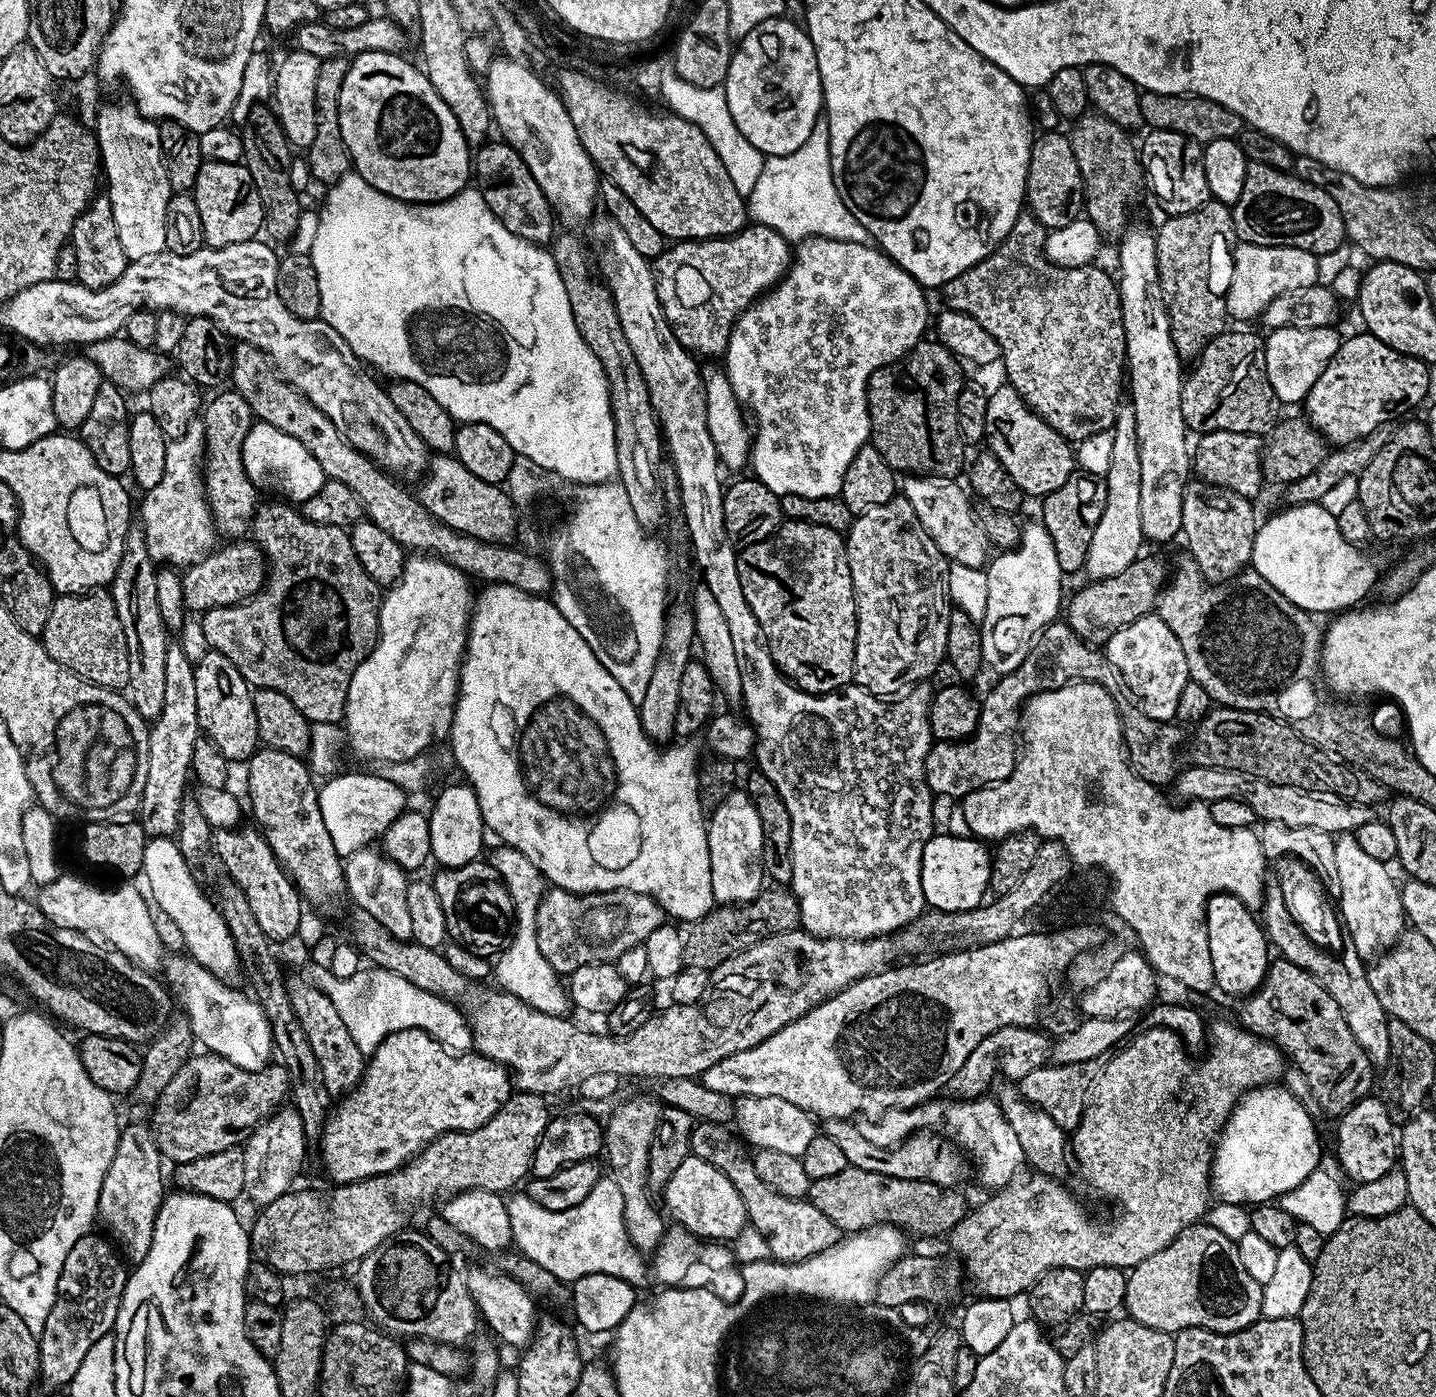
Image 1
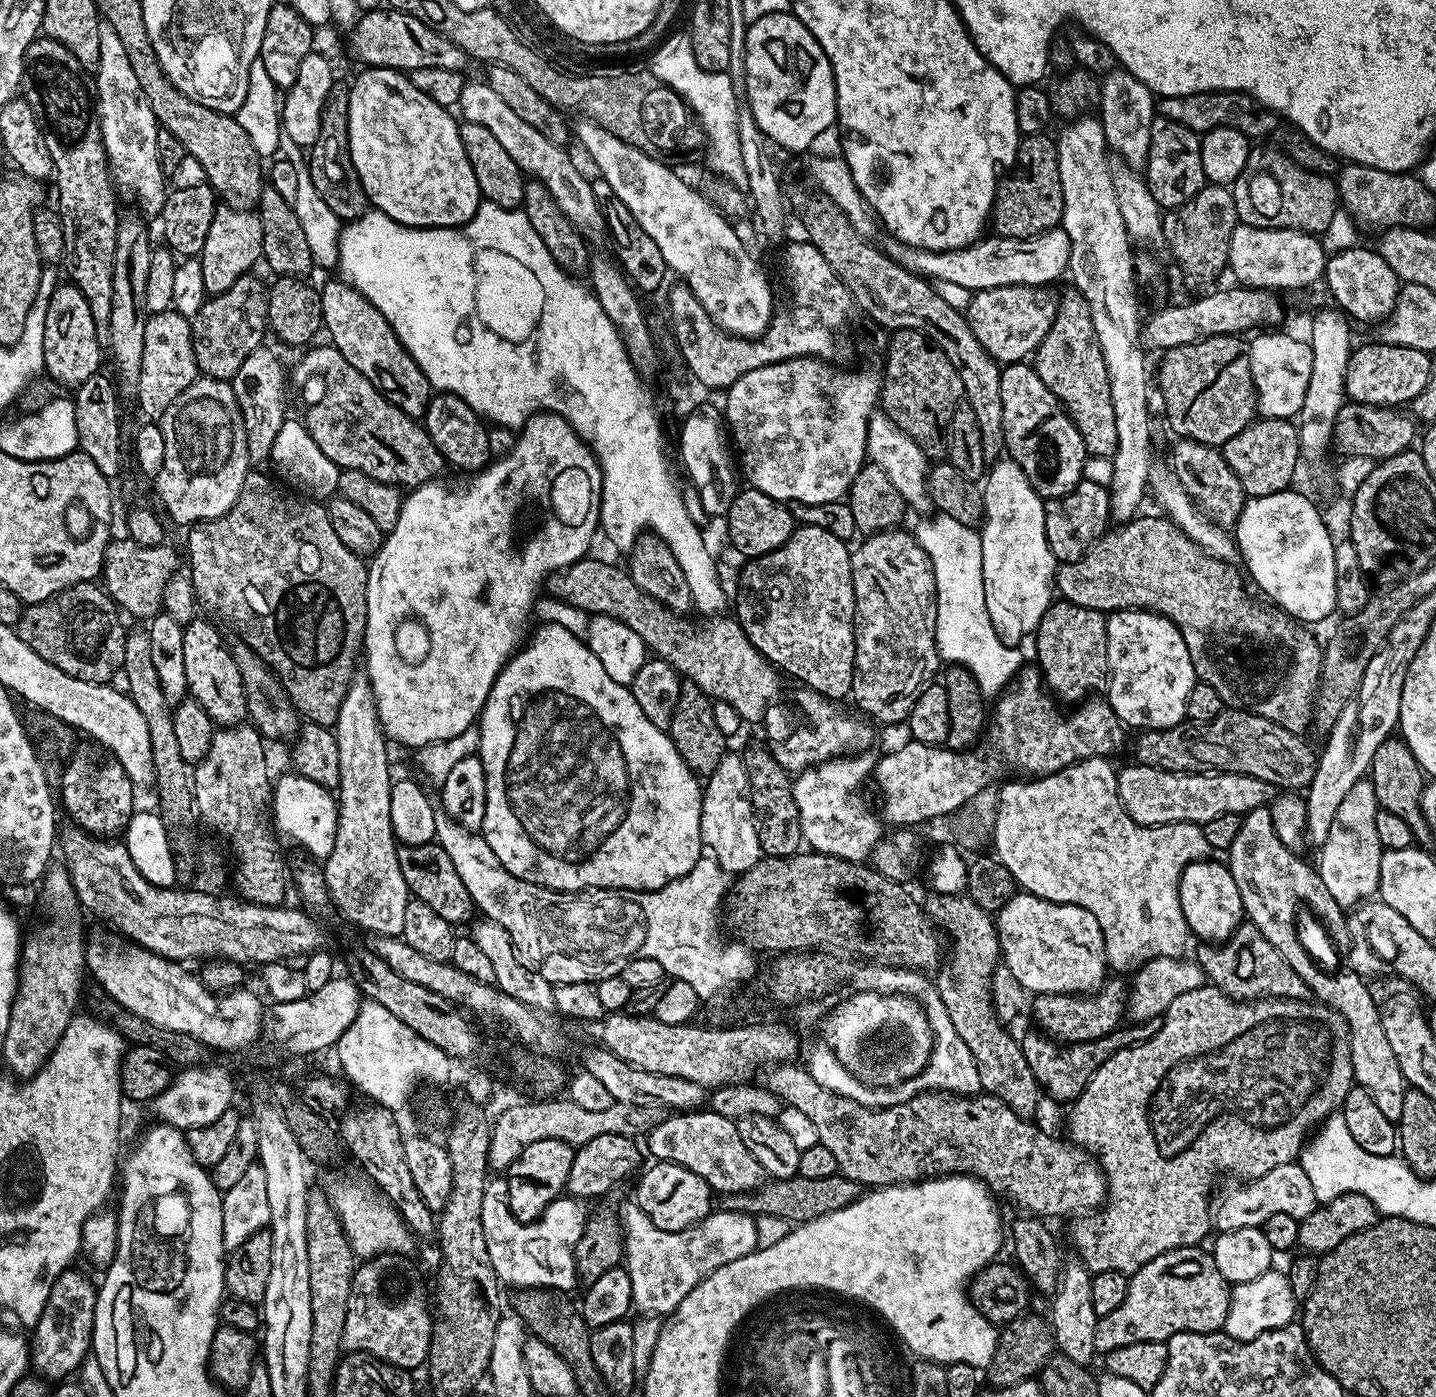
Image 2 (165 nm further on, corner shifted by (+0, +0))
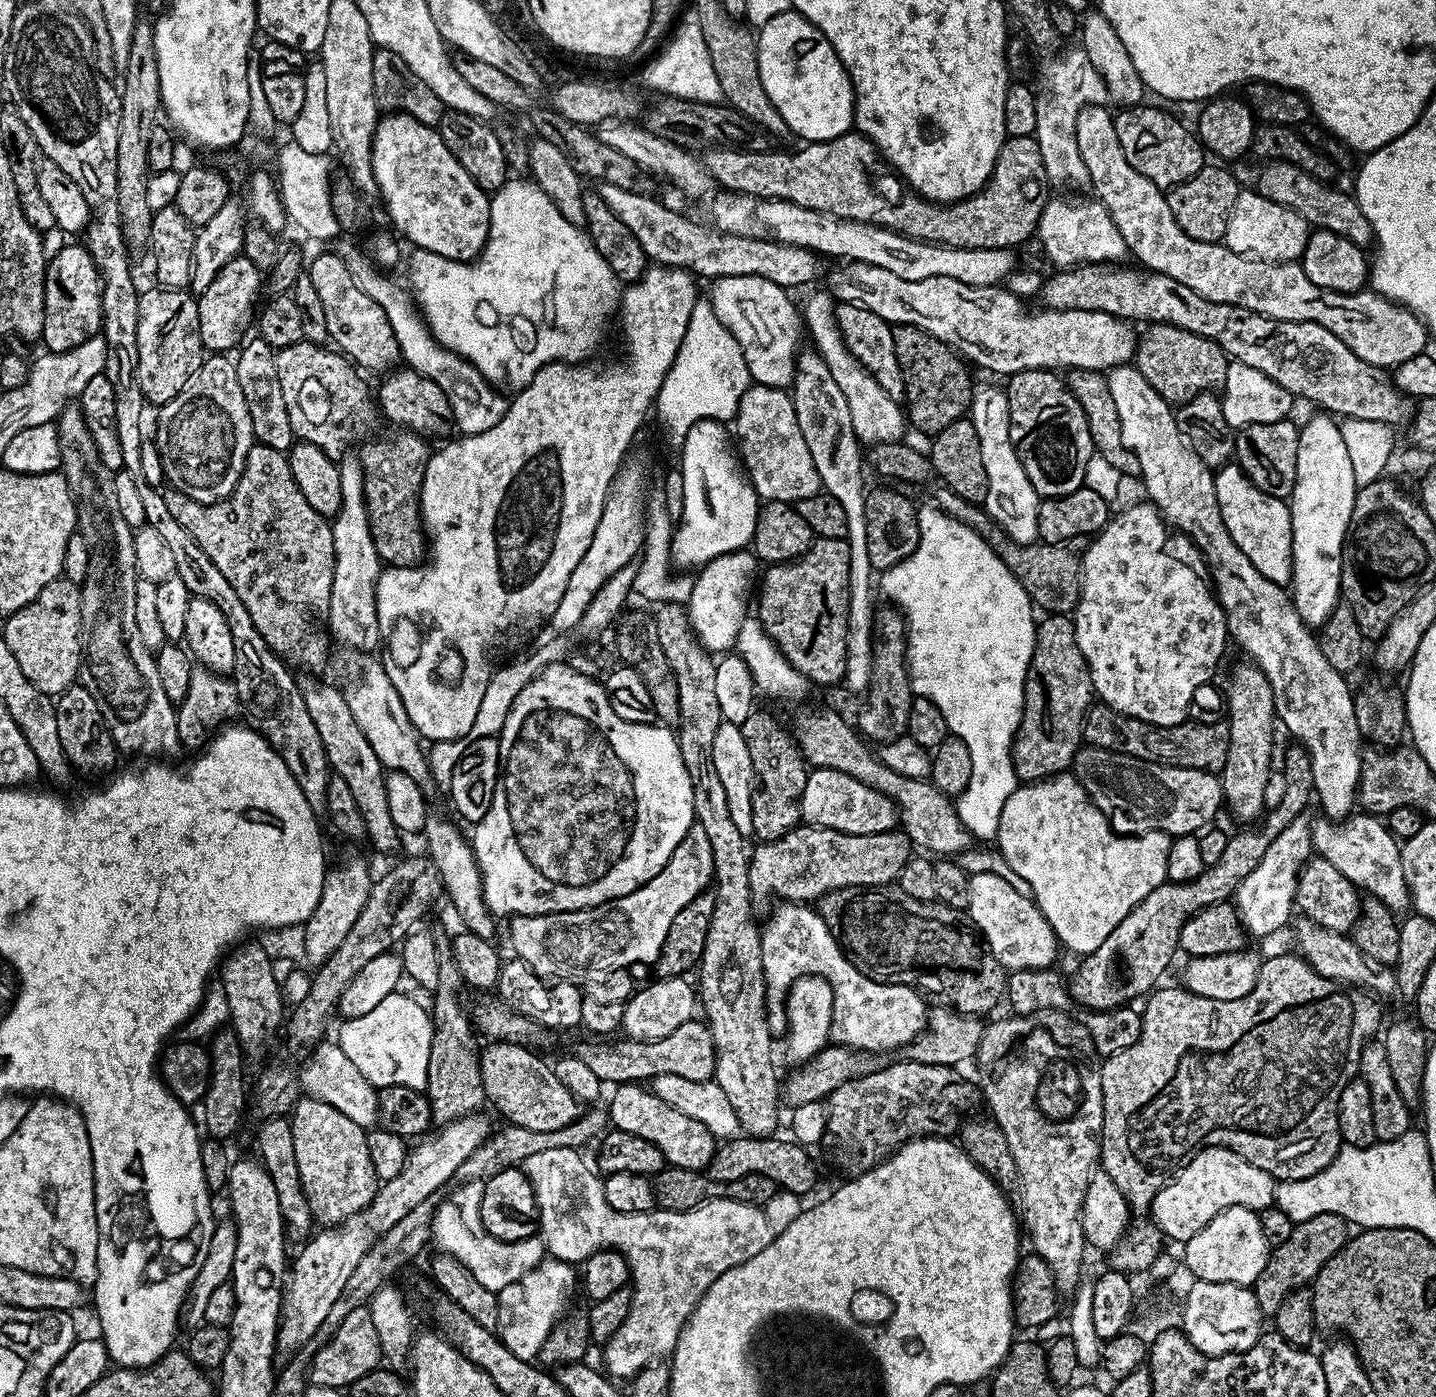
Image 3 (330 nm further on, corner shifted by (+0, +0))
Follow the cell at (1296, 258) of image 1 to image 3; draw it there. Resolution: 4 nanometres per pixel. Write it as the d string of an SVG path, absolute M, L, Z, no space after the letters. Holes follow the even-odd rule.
M1246 188L1239 191L1233 204L1222 242L1240 256L1268 263L1293 263L1303 257L1309 235L1309 224L1296 211Z

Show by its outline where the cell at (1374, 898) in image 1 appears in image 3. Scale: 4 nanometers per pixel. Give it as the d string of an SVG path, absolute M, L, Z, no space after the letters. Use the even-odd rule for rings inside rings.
M1135 366L1113 368L1107 373L1106 379L1110 386L1110 398L1114 398L1114 406L1118 410L1124 445L1135 452L1138 458L1139 479L1144 480L1144 488L1148 491L1147 499L1155 504L1161 517L1171 527L1173 524L1178 531L1192 536L1193 542L1200 547L1200 552L1208 563L1207 575L1210 577L1211 587L1216 599L1220 601L1228 623L1229 637L1235 643L1237 640L1252 655L1249 656L1251 663L1260 668L1262 674L1266 674L1266 682L1270 682L1270 690L1274 690L1277 721L1283 727L1284 724L1288 727L1290 735L1300 736L1299 743L1308 749L1308 756L1312 760L1312 787L1315 795L1320 795L1320 804L1324 807L1323 815L1333 822L1343 821L1353 815L1358 804L1362 763L1362 737L1356 721L1353 689L1348 689L1348 684L1344 681L1347 680L1345 675L1334 670L1334 666L1330 666L1330 662L1326 660L1326 654L1322 654L1319 639L1314 635L1313 629L1302 622L1291 595L1281 585L1258 574L1250 558L1246 558L1234 538L1230 538L1230 530L1226 530L1226 522L1222 522L1222 514L1218 510L1215 475L1181 436L1173 405L1167 404L1160 397L1158 390L1154 390L1154 386L1150 386L1150 382L1142 378Z

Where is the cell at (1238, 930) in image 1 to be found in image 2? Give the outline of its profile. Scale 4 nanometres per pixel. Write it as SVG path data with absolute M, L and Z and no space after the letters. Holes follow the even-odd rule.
M1213 858L1196 860L1182 870L1182 878L1178 886L1182 914L1188 923L1188 931L1197 941L1209 944L1220 944L1239 924L1245 923L1246 917L1243 910L1241 895L1238 892L1237 883L1230 874L1227 863L1220 864Z

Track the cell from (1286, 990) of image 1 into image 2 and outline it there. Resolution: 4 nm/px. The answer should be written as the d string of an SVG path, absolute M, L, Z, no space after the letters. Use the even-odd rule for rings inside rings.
M1239 924L1220 944L1207 942L1199 945L1194 959L1203 970L1211 987L1222 990L1232 1000L1266 1000L1283 998L1295 1000L1309 995L1309 989L1302 977L1290 968L1289 962L1263 937L1253 924Z

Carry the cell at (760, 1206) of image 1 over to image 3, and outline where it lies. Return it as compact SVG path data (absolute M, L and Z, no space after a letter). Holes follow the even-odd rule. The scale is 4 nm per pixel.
M639 1083L619 1085L613 1092L616 1093L613 1094L612 1101L606 1104L606 1109L611 1127L615 1131L638 1134L638 1138L654 1142L654 1146L662 1150L665 1161L671 1167L696 1172L707 1169L717 1150L718 1140L706 1125L682 1114Z

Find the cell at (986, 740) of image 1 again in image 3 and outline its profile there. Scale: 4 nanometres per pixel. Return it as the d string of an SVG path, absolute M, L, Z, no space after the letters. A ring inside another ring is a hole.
M812 768L806 778L806 790L802 790L800 819L817 828L861 836L893 831L898 824L898 809L888 797L858 782L858 778L850 778L850 774L829 768Z

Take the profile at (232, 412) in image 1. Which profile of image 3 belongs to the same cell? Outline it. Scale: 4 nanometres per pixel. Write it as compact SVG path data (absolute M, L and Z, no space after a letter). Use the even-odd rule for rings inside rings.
M250 340L239 349L240 357L235 357L234 363L238 374L238 386L242 386L242 394L250 410L252 435L255 443L265 444L274 450L287 453L294 443L294 437L290 426L290 414L286 414L286 402L282 398L282 386L278 383L276 352L265 340Z

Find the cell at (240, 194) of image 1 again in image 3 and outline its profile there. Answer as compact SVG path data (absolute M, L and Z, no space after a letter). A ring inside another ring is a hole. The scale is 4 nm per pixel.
M239 254L222 266L210 286L198 296L198 330L209 353L231 353L231 348L235 349L245 339L244 331L248 328L248 319L251 316L253 319L252 303L260 284L262 288L262 272L250 262L250 258Z

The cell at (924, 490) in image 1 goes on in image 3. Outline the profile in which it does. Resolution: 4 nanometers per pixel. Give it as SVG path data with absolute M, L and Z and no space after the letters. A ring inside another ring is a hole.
M827 291L816 292L808 301L802 304L802 324L812 335L814 348L819 352L830 370L831 377L838 384L838 389L845 395L846 404L849 406L853 432L861 445L869 446L878 443L894 443L905 439L906 412L903 407L878 382L844 345L840 327L836 325L836 304Z

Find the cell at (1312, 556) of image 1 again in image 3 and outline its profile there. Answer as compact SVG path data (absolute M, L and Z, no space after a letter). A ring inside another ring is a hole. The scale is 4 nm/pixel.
M1235 462L1225 464L1215 473L1215 478L1218 510L1222 514L1222 522L1226 522L1226 530L1230 530L1230 538L1234 538L1234 542L1240 547L1242 554L1246 554L1246 558L1250 558L1250 562L1256 567L1258 574L1270 578L1270 582L1275 584L1287 585L1292 578L1291 507L1281 497L1271 496L1258 490L1258 486L1254 486L1254 482L1250 482L1250 478Z

